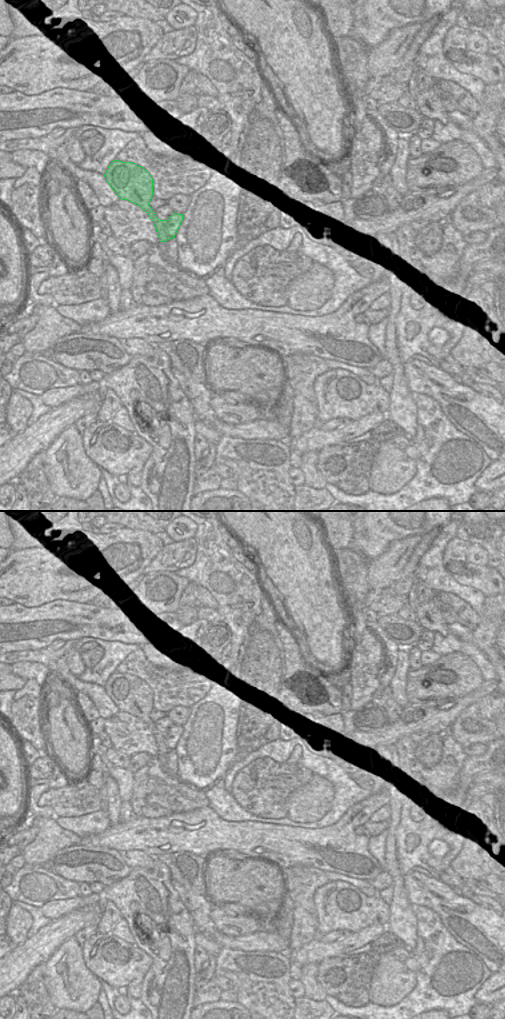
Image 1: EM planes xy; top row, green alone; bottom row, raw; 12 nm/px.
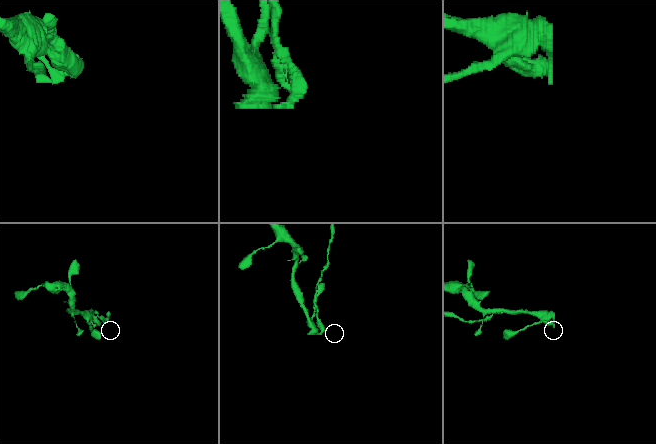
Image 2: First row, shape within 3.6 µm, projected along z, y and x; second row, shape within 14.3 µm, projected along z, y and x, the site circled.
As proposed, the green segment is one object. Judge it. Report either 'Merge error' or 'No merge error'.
Merge error

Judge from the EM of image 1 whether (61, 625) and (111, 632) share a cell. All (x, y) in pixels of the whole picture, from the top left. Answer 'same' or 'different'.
same

